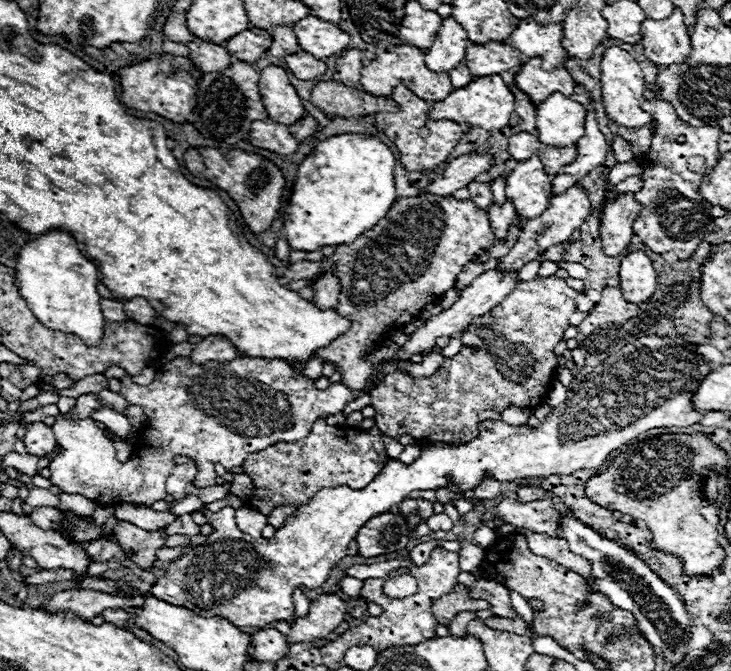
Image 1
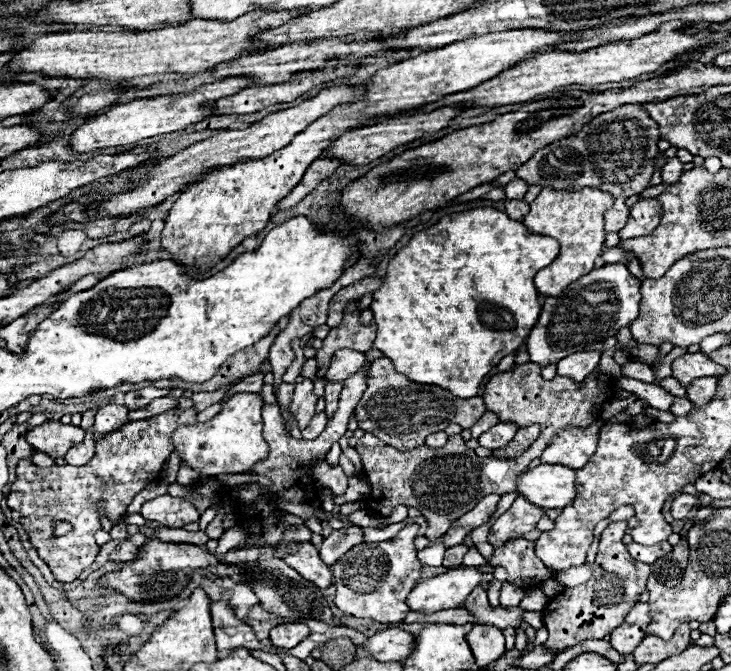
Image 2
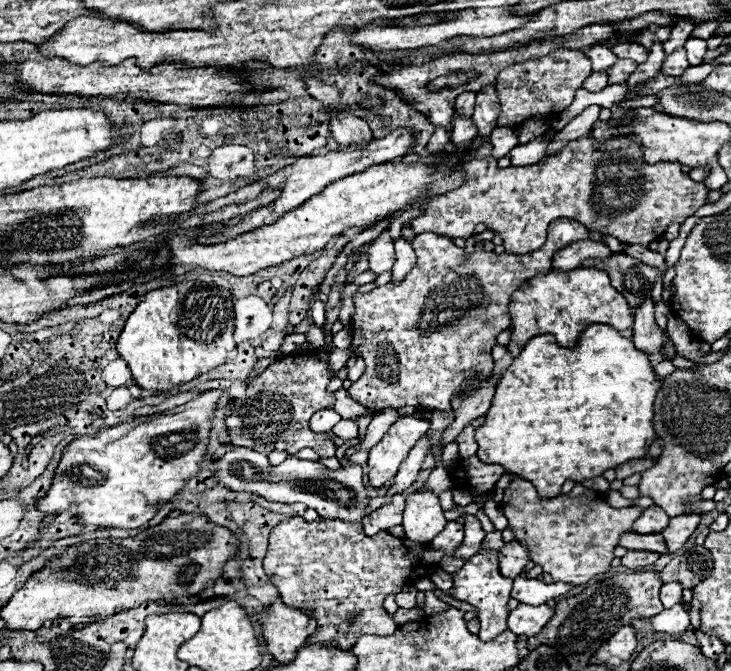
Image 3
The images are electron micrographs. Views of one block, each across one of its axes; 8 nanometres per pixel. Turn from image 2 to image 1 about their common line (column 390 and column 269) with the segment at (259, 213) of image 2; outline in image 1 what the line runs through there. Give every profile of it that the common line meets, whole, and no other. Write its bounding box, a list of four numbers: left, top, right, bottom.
[260,66,306,126]

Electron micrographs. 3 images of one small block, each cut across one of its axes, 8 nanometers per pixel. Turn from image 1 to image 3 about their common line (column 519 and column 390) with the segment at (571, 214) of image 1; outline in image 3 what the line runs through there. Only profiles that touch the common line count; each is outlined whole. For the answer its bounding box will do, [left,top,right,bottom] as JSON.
[368,230,394,274]

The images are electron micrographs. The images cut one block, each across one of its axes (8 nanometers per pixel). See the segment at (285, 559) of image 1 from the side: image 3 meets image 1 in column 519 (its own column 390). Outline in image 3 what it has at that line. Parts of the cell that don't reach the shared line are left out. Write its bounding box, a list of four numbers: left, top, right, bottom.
[368,416,430,488]

